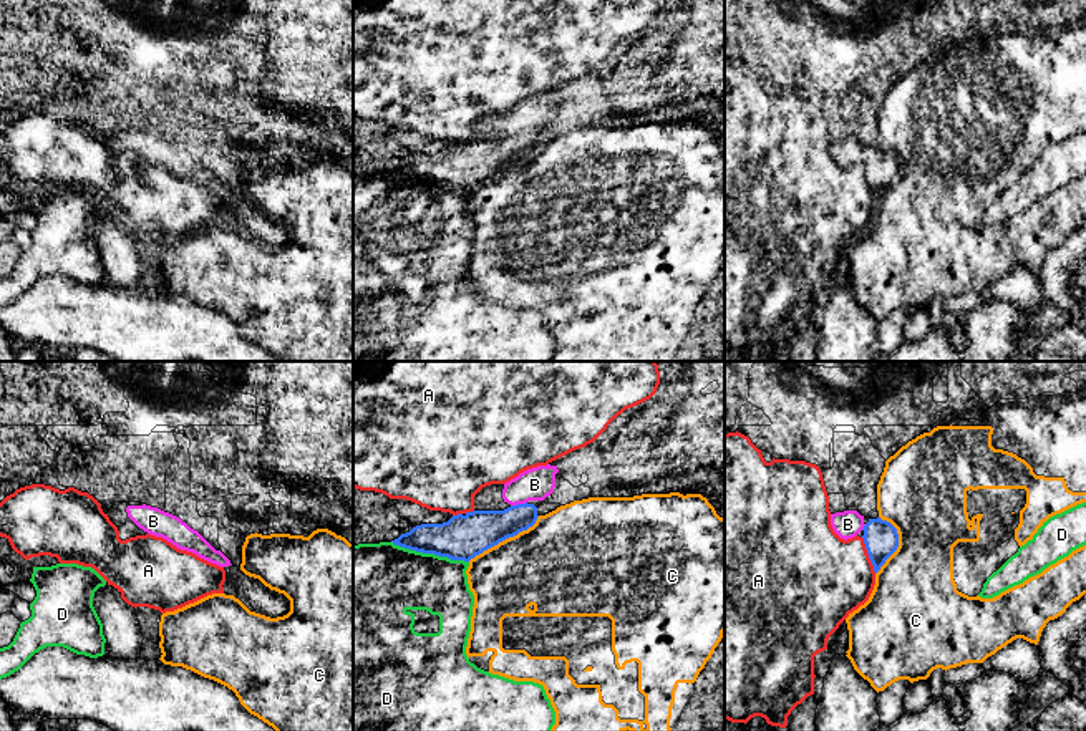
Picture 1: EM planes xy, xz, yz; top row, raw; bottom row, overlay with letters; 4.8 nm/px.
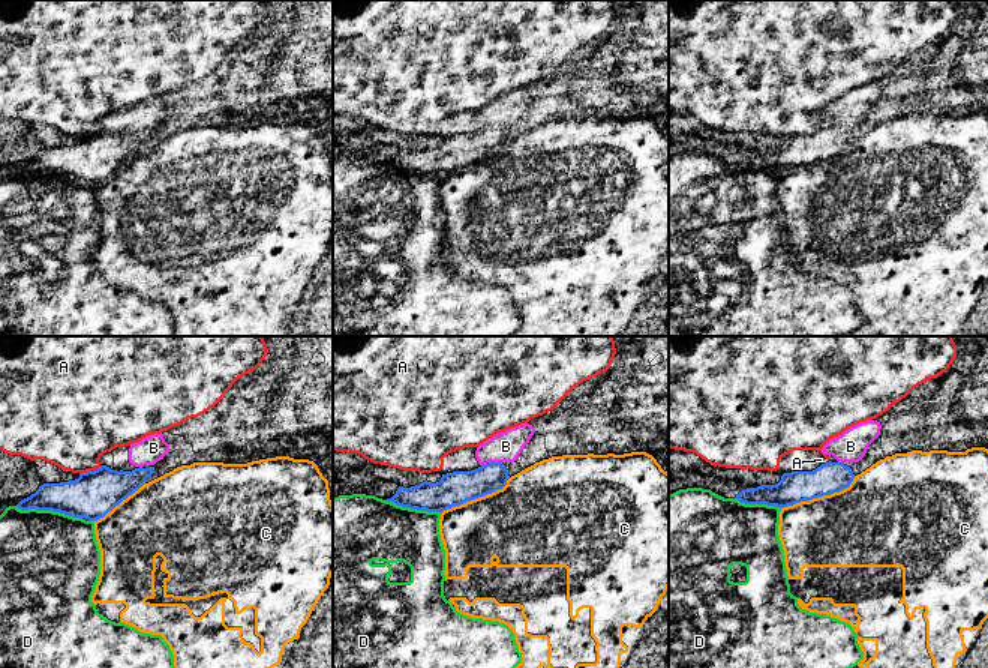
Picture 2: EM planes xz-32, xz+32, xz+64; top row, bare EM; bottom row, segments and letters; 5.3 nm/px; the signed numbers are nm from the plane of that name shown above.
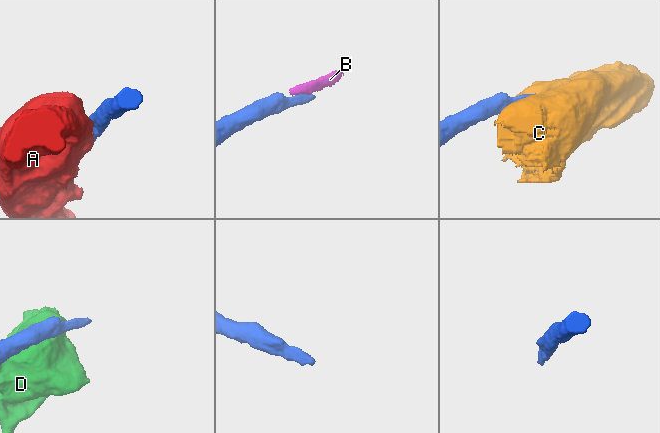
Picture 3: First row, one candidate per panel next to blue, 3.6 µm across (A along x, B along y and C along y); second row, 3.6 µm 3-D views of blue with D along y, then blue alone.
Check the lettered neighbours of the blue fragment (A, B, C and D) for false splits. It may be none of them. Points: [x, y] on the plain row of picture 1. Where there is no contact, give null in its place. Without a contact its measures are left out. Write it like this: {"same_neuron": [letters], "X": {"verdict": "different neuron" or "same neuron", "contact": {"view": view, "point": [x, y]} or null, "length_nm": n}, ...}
{"same_neuron": ["B"], "A": {"verdict": "different neuron", "contact": {"view": "yz", "point": [869, 184]}, "length_nm": 190}, "B": {"verdict": "same neuron", "contact": {"view": "xz", "point": [518, 133]}, "length_nm": 80}, "C": {"verdict": "different neuron", "contact": {"view": "xz", "point": [504, 168]}, "length_nm": 420}, "D": {"verdict": "different neuron", "contact": {"view": "xz", "point": [430, 181]}, "length_nm": 400}}

